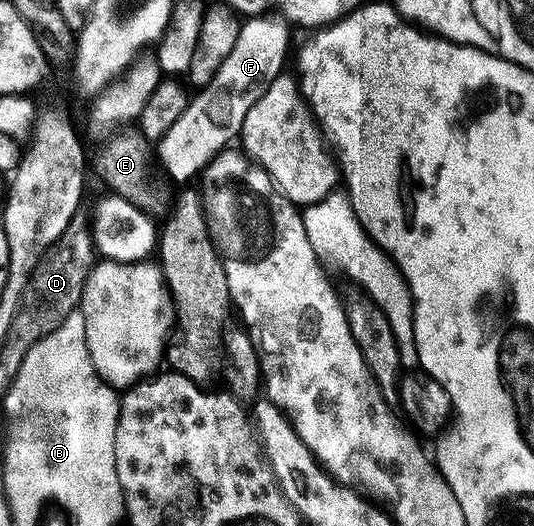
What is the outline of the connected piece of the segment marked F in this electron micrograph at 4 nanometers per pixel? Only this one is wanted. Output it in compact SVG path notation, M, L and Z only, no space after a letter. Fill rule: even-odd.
M268 16L249 17L238 29L236 45L221 63L209 83L203 89L203 96L194 97L168 133L159 140L156 154L171 180L184 182L200 171L219 151L227 147L230 138L241 133L248 110L256 99L283 71L284 58L288 50L289 25L280 18L270 20Z

